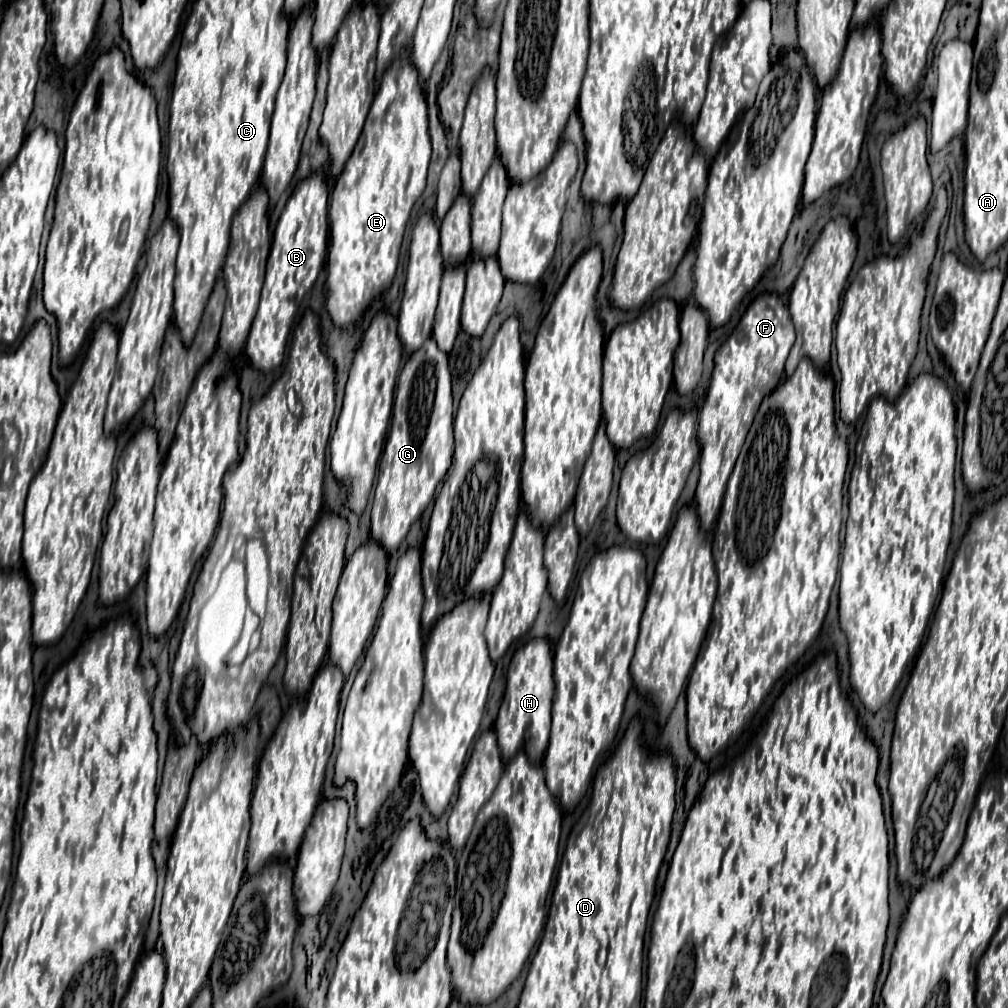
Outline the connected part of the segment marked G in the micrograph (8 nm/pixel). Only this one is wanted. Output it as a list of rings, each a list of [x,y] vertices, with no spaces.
[[[433,339],[409,357],[397,377],[397,391],[393,403],[393,417],[389,435],[385,441],[383,455],[379,459],[375,499],[371,509],[371,537],[383,545],[385,551],[395,551],[405,539],[409,525],[419,519],[429,501],[433,499],[435,487],[445,477],[453,455],[453,397],[451,397],[451,371],[447,353],[443,353]]]

